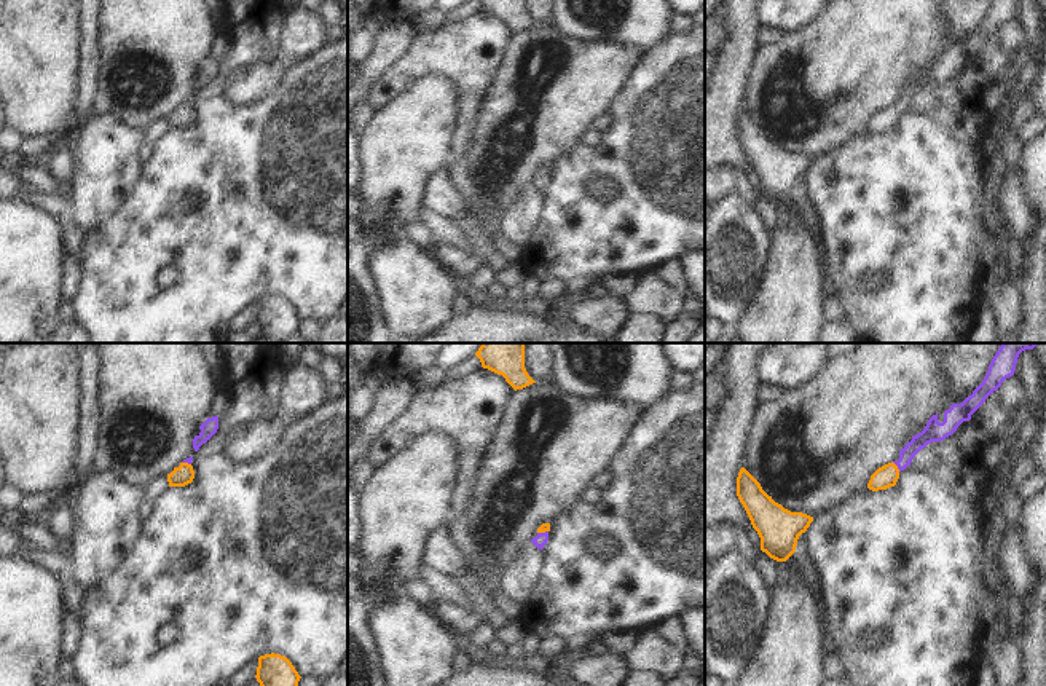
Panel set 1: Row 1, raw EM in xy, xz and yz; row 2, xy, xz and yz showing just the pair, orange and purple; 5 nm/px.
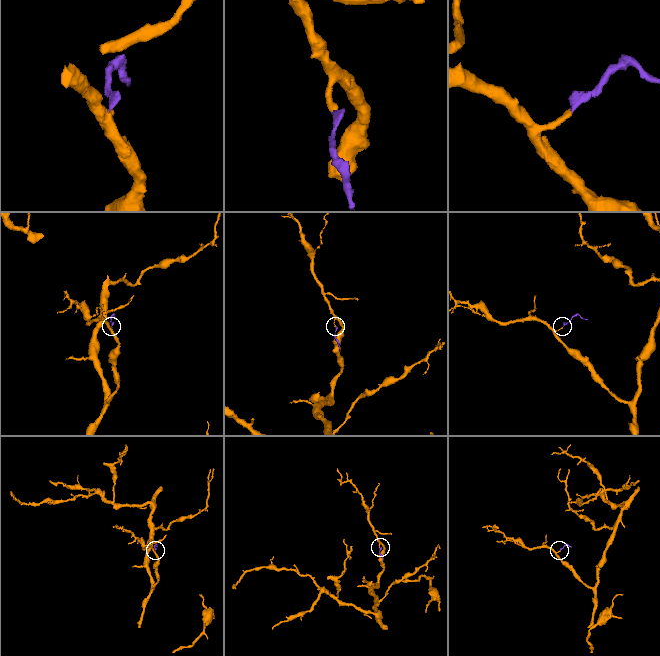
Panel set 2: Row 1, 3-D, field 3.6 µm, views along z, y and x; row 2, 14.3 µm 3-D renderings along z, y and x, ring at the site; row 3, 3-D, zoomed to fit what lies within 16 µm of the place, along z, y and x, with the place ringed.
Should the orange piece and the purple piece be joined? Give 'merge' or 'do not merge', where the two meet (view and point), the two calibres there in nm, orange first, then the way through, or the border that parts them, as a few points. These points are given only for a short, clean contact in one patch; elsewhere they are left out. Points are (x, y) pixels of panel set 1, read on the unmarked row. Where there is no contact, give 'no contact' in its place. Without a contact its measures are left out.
merge; meets orange in yz at (896, 109); 120 nm thick on the orange side, 100 nm on the other; runs through yz (887, 118), (896, 109), (924, 80), (933, 75)

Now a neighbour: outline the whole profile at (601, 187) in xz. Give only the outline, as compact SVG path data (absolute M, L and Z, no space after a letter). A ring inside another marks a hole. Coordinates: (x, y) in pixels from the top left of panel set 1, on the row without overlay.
M608 175L590 179L590 195L600 201L612 201L619 195L619 182Z

